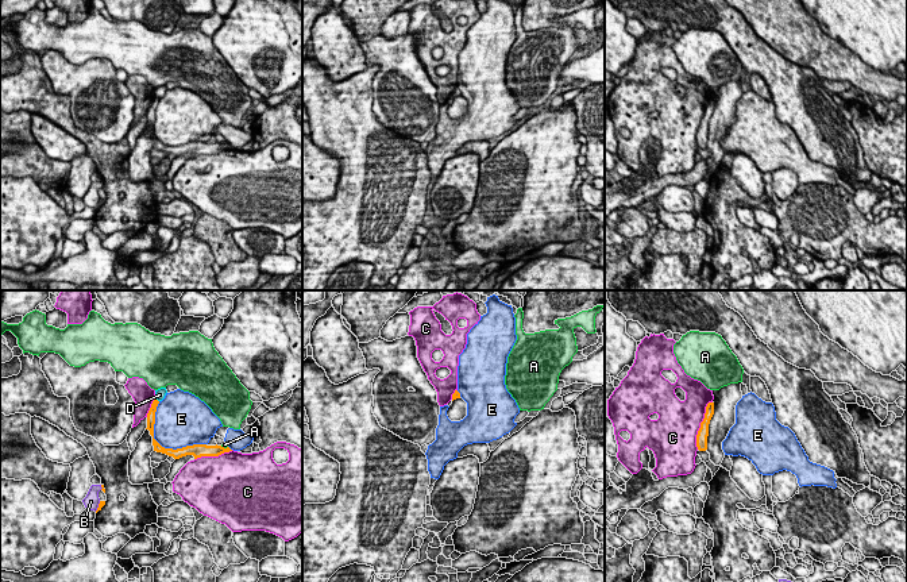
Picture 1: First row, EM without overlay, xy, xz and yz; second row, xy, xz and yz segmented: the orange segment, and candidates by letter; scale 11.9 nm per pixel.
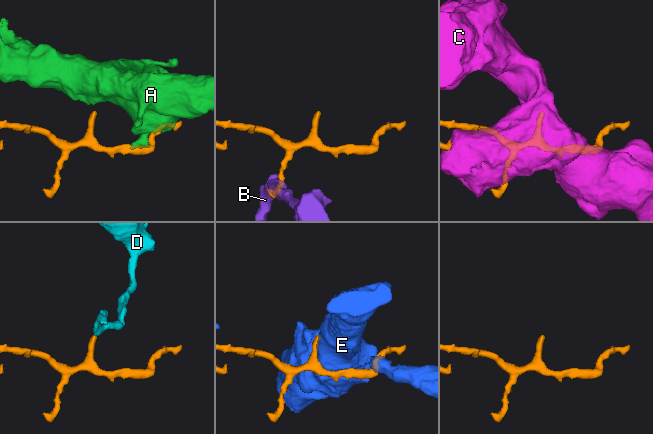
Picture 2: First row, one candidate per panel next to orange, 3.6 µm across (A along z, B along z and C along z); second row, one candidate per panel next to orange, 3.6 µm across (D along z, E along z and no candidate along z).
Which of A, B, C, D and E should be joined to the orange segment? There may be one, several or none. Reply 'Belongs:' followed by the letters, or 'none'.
Belongs: none

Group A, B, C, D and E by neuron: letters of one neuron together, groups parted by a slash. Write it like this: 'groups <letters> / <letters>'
groups A / B / C / D / E

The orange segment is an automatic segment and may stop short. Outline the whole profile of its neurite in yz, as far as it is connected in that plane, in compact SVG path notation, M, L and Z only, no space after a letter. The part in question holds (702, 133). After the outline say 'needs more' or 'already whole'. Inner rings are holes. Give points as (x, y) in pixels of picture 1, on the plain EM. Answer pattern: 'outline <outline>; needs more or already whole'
outline M709 100L706 104L705 116L700 120L700 126L696 132L696 144L699 149L707 147L709 122L713 112L714 112L714 100Z; already whole

